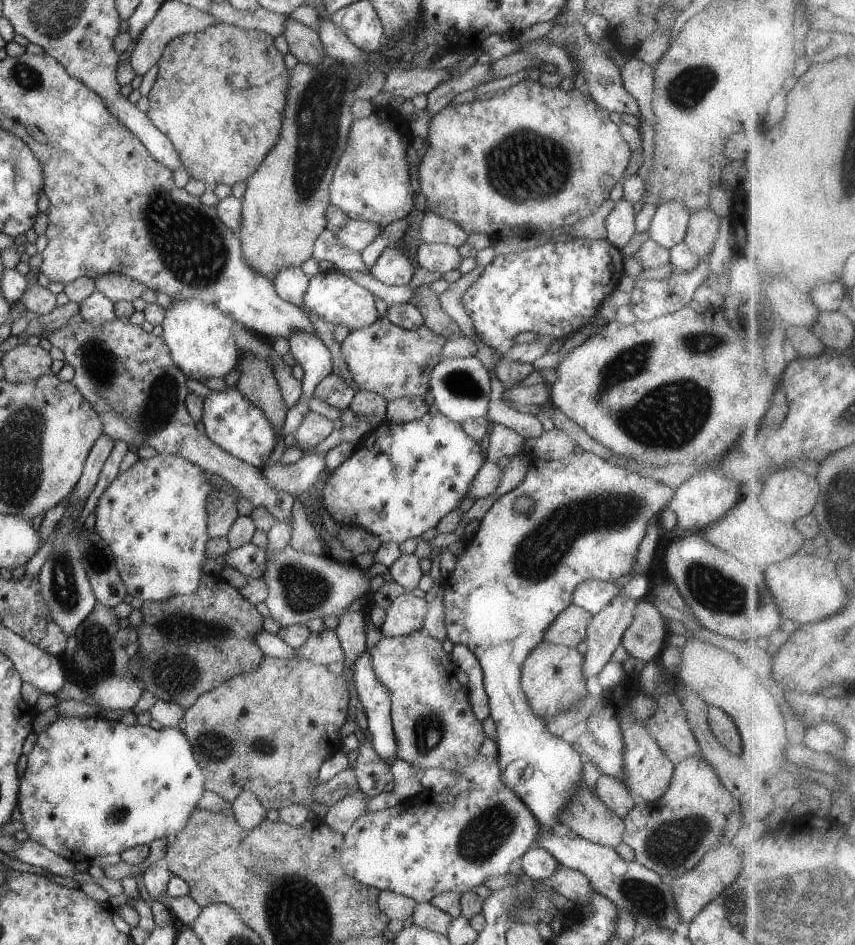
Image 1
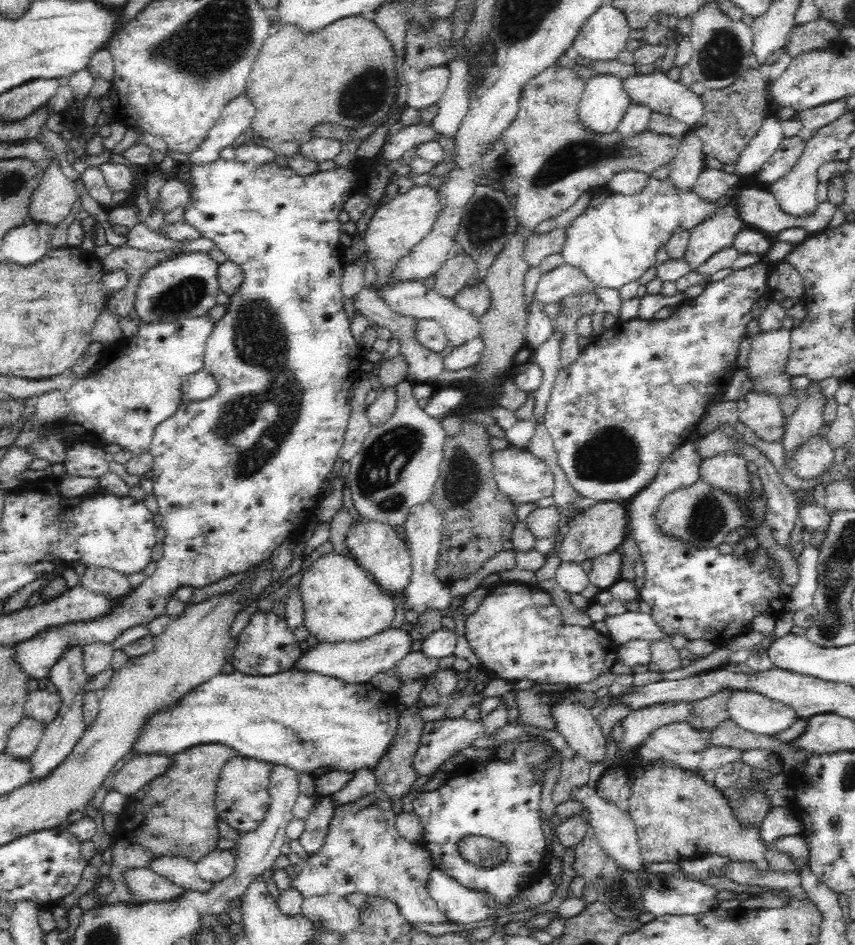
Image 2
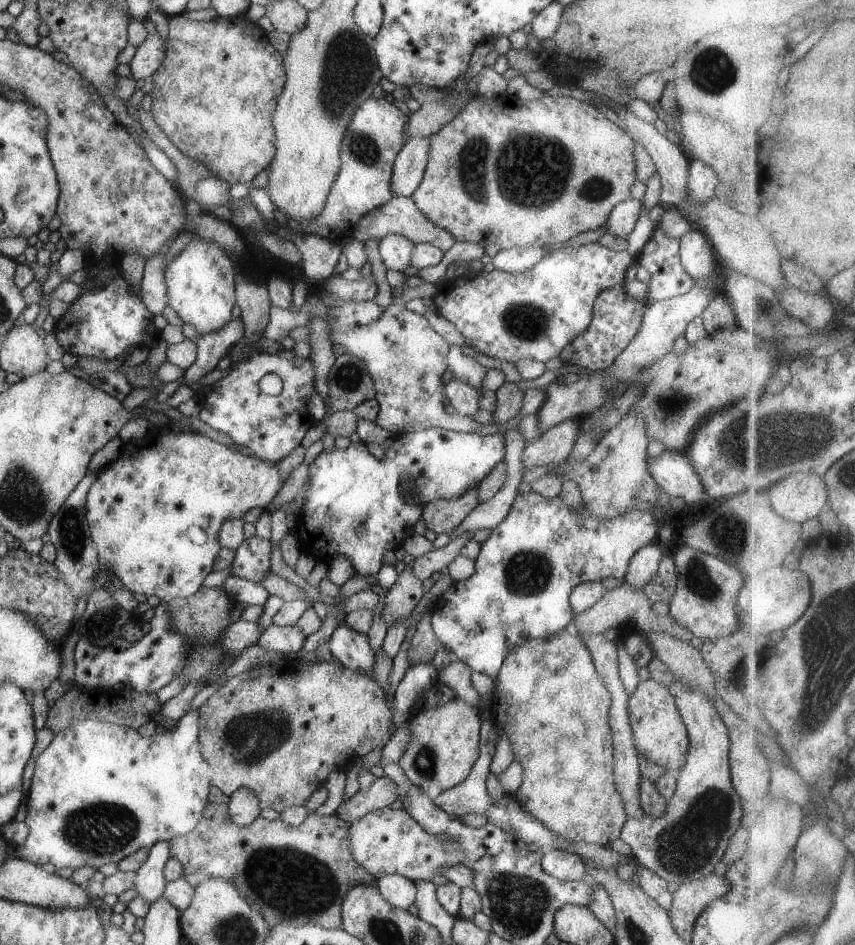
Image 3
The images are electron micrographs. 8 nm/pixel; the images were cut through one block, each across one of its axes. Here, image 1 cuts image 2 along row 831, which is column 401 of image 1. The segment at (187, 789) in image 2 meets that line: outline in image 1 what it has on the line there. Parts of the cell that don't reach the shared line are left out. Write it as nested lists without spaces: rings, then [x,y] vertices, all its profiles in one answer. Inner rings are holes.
[[[388,105],[375,109],[370,116],[354,119],[346,150],[329,186],[330,204],[340,208],[350,219],[378,222],[383,228],[394,220],[406,218],[414,208],[414,189],[406,155],[413,139],[409,120]]]

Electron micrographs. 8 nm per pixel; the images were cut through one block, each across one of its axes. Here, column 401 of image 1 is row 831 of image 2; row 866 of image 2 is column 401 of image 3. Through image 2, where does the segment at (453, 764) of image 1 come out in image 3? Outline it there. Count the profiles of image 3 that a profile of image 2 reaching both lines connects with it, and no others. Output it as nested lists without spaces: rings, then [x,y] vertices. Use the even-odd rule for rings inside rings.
[[[454,697],[450,702],[440,701],[436,708],[414,713],[408,720],[410,740],[399,760],[408,780],[420,790],[430,788],[448,790],[468,778],[479,755],[480,709],[465,700]]]

